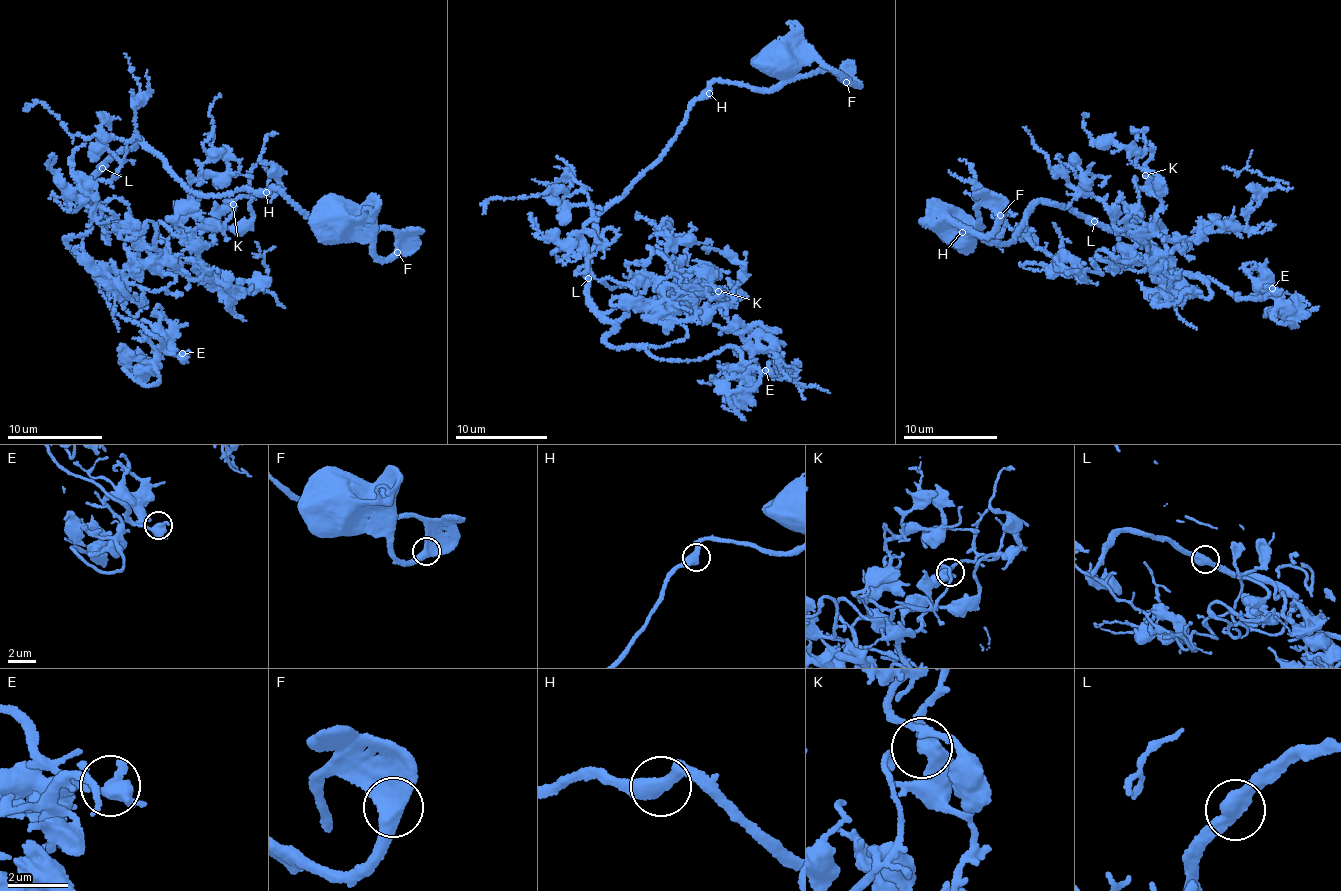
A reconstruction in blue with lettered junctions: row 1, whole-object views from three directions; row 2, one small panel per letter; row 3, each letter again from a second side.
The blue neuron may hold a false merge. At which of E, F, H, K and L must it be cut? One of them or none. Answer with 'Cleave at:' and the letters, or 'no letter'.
Cleave at: no letter

